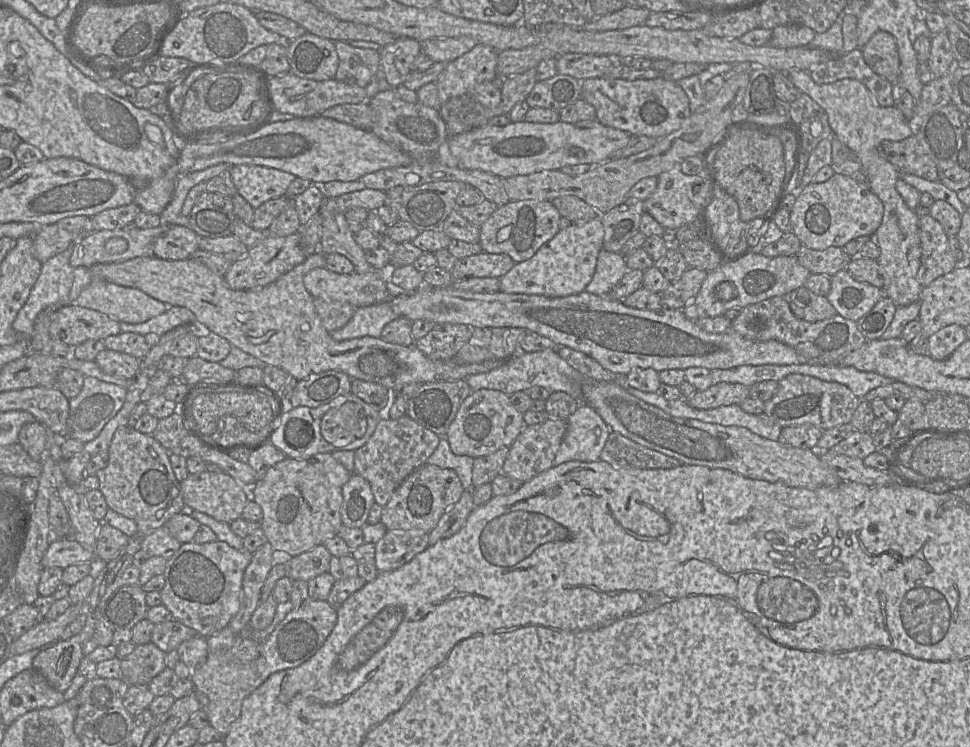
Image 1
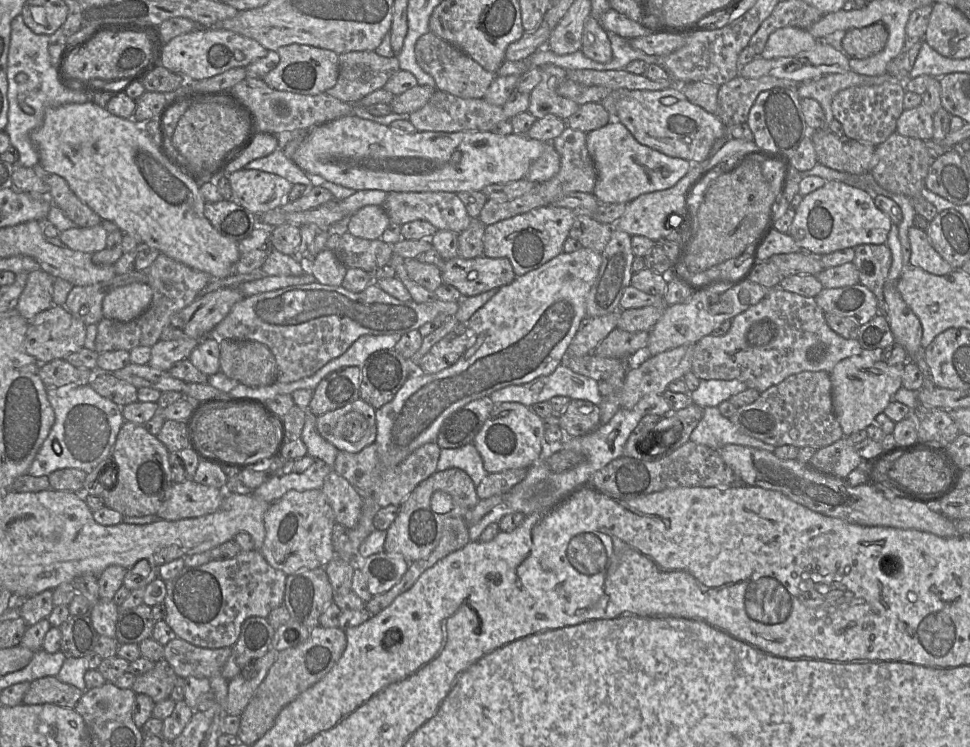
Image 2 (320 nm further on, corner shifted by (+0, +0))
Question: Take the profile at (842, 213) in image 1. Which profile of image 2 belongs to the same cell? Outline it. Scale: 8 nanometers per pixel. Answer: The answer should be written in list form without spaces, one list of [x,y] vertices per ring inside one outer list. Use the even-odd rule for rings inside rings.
[[[830,180],[803,197],[795,210],[788,234],[801,250],[823,256],[861,244],[884,244],[891,225],[890,217],[875,205],[872,193],[841,181]]]

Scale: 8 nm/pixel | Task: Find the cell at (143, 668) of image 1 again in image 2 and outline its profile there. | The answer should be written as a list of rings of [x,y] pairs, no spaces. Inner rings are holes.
[[[163,658],[155,663],[153,669],[136,676],[131,689],[136,694],[148,695],[156,704],[170,697],[177,677],[171,665]]]

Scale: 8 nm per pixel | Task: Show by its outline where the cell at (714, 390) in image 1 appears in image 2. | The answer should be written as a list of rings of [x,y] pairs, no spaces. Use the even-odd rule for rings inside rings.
[[[692,403],[681,410],[670,410],[663,415],[649,414],[643,416],[630,434],[623,451],[623,456],[655,461],[659,460],[690,440],[690,435],[703,416],[703,409]]]

